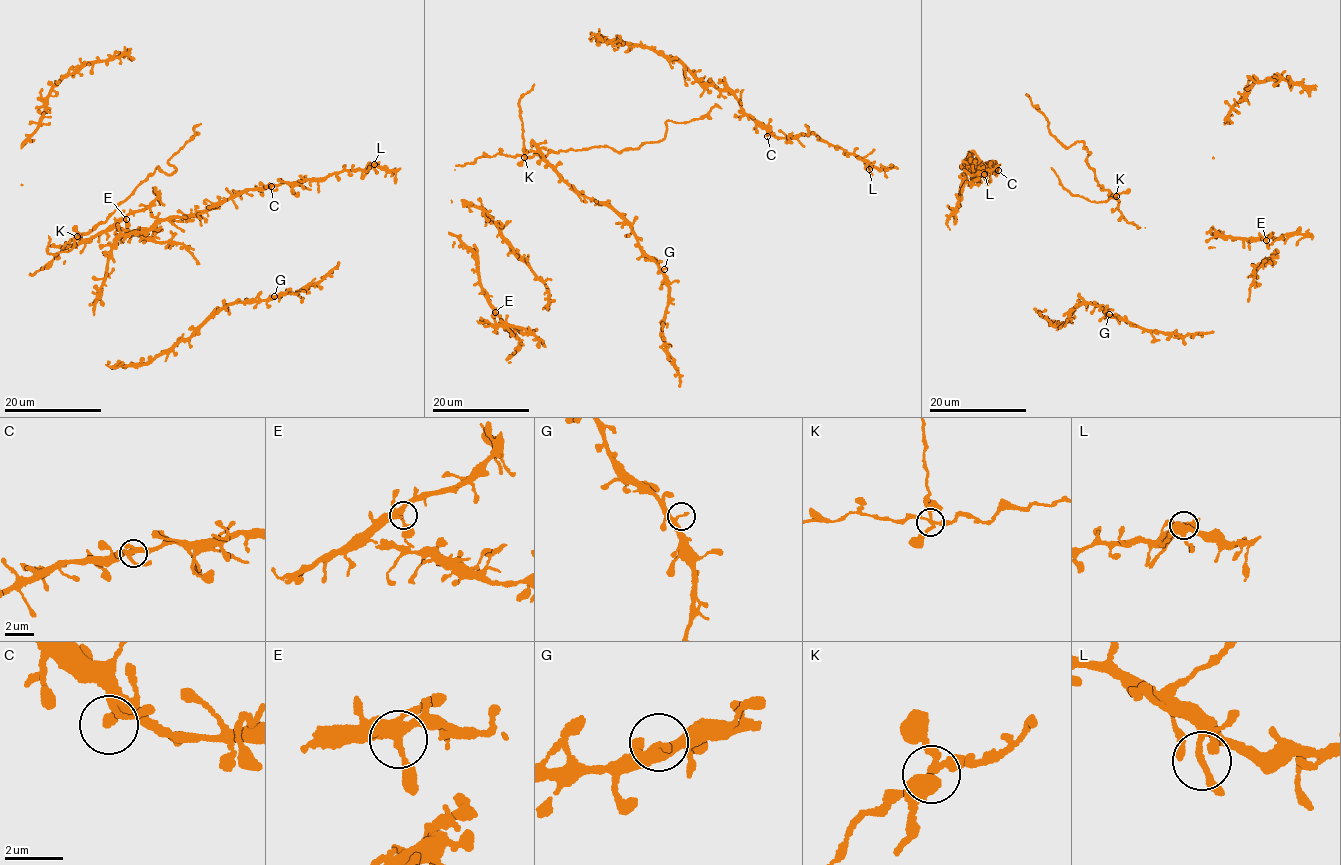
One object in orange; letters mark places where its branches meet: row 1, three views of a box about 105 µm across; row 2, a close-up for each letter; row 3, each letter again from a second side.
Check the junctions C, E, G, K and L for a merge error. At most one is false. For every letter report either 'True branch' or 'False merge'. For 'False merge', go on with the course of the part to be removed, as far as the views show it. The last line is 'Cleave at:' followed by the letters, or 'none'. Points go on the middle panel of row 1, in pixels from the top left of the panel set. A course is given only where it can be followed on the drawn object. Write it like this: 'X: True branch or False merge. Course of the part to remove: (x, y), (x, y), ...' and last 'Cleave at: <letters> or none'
C: True branch
E: True branch
G: True branch
K: False merge. Course of the part to remove: (524, 157), (519, 104), (520, 97), (534, 83)
L: True branch
Cleave at: K

